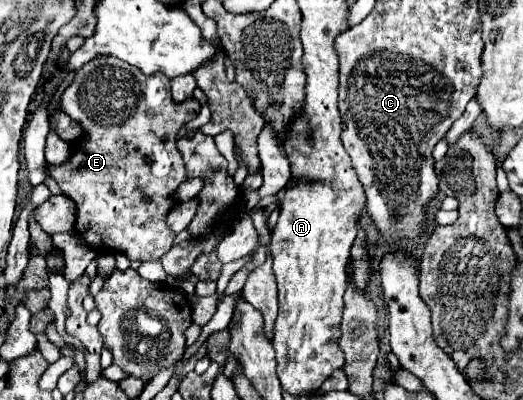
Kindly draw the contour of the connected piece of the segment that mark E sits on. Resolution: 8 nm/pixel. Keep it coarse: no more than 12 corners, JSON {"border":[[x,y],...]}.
{"border":[[117,57],[75,71],[49,175],[97,251],[161,259],[199,113]]}

